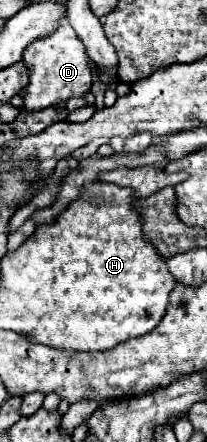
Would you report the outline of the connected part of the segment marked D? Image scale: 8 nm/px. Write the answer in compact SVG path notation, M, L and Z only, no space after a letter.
M62 16L58 20L58 26L50 36L32 40L22 60L30 68L30 84L26 86L24 96L26 110L42 110L72 96L84 96L92 88L92 66L88 62L88 52L70 26L68 16Z

